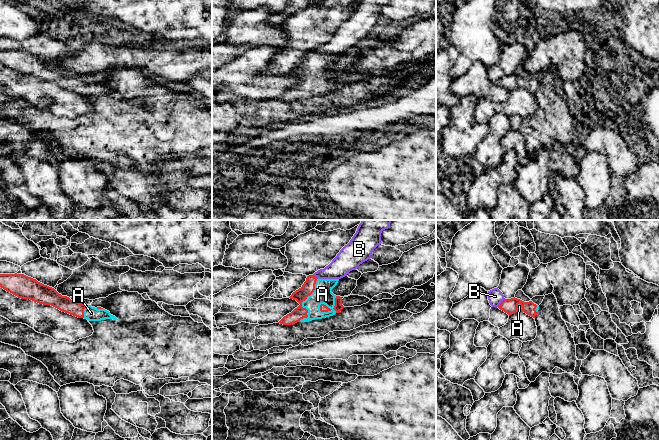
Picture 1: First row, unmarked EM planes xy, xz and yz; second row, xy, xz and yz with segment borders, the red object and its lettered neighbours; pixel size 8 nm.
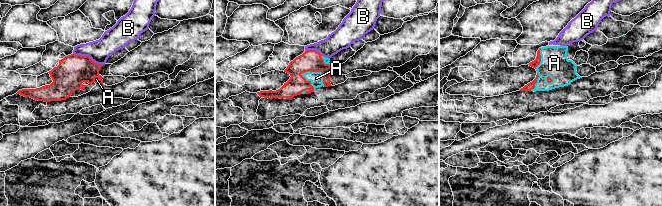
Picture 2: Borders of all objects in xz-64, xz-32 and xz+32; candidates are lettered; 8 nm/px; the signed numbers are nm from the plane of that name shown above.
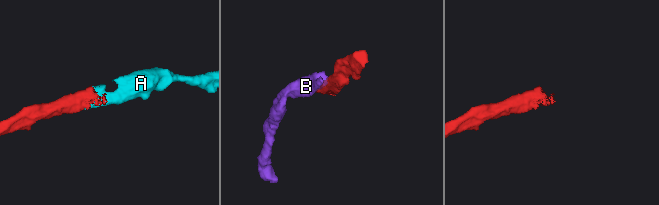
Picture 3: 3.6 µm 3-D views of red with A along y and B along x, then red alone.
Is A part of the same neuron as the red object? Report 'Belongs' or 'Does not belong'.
Belongs

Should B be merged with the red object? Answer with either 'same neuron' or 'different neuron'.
different neuron

